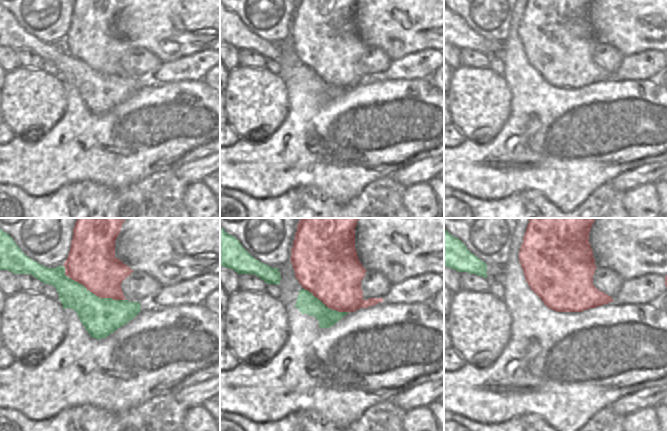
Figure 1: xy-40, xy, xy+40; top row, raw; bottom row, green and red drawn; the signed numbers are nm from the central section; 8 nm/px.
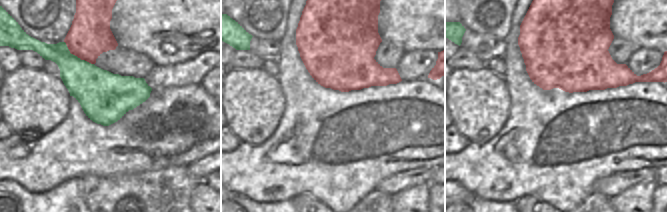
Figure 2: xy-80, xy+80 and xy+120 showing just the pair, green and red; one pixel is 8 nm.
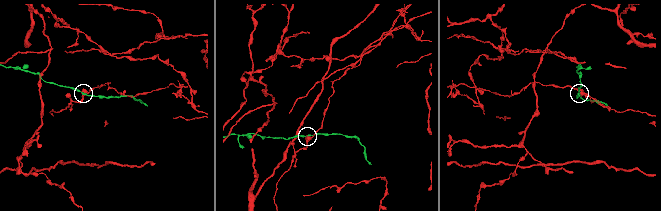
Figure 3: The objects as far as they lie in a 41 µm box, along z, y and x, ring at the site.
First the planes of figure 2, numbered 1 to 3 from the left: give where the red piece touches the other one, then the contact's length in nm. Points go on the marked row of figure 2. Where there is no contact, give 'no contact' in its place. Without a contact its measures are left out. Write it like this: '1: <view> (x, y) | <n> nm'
1: xy-80 (76, 56) | 300 nm
2: no contact
3: no contact

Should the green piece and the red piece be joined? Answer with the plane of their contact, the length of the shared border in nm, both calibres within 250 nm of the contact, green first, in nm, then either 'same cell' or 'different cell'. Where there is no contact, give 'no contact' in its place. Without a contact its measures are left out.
xy-40 | 550 nm | 300/380 nm | different cell

